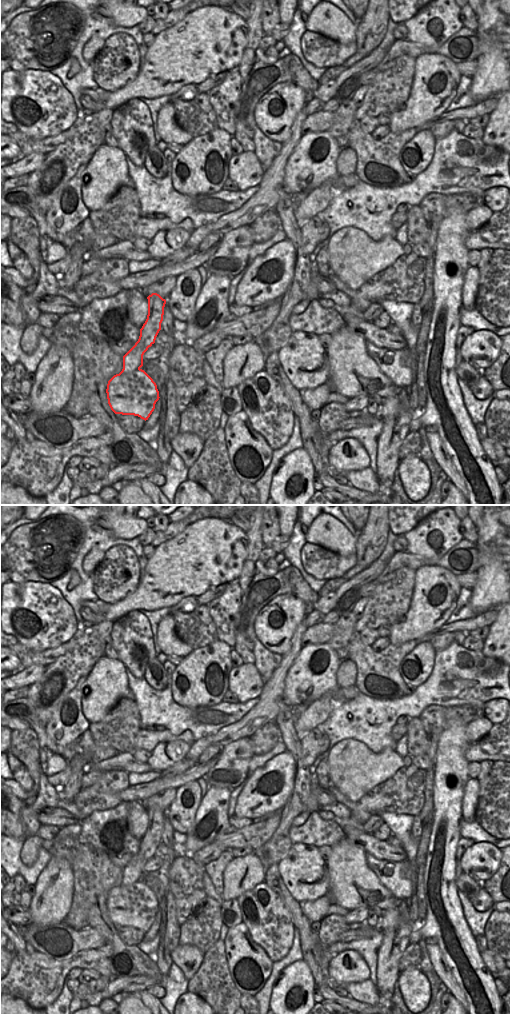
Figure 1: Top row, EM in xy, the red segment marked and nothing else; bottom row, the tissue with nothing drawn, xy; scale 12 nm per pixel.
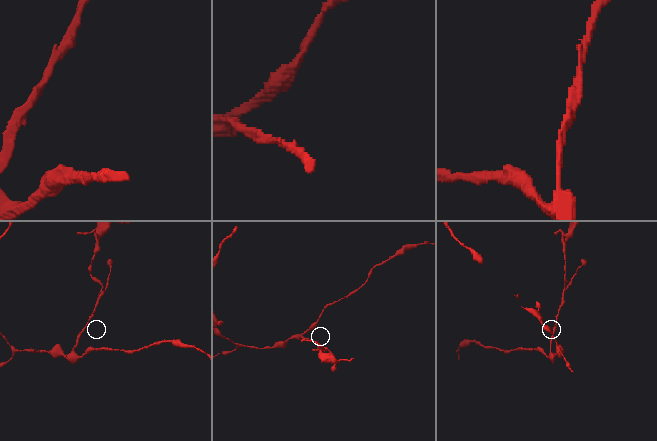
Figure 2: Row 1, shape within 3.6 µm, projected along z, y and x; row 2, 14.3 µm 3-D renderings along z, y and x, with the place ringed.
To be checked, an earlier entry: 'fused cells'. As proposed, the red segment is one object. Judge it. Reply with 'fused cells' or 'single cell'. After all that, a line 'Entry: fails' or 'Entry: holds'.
fused cells
Entry: holds

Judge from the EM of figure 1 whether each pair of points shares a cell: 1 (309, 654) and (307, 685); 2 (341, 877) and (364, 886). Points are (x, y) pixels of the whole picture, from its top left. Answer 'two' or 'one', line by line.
1: one
2: one

